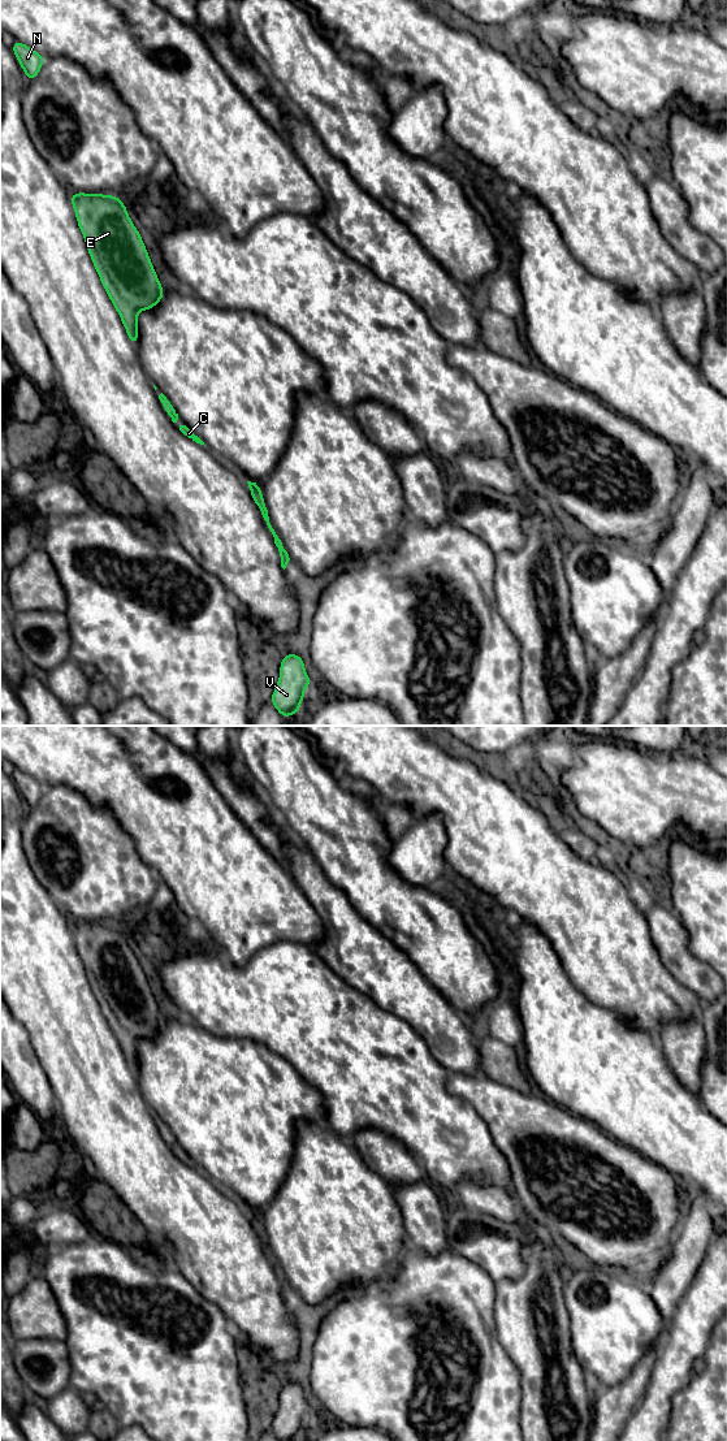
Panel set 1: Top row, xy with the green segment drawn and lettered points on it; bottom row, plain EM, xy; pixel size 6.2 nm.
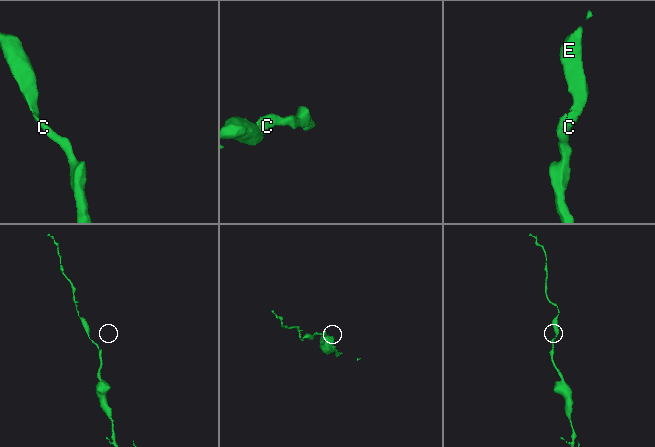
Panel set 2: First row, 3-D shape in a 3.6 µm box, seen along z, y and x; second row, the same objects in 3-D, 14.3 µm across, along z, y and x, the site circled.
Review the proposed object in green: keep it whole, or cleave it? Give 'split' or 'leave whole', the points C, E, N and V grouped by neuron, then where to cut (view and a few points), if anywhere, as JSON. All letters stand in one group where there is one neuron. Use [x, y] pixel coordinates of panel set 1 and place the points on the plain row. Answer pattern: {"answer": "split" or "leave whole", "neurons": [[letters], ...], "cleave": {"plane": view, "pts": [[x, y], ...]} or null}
{"answer": "leave whole", "neurons": [["C", "E", "N", "V"]], "cleave": null}

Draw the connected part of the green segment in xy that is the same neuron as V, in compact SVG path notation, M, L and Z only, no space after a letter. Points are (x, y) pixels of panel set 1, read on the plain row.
M294 1381L284 1384L280 1406L271 1425L276 1438L278 1441L299 1441L304 1419L310 1412L311 1407L306 1401L303 1386Z

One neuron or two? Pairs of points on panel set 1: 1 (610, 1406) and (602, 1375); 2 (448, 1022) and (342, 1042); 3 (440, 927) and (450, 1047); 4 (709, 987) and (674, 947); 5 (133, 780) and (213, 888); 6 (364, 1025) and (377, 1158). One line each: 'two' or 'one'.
1: two
2: two
3: two
4: one
5: one
6: two

